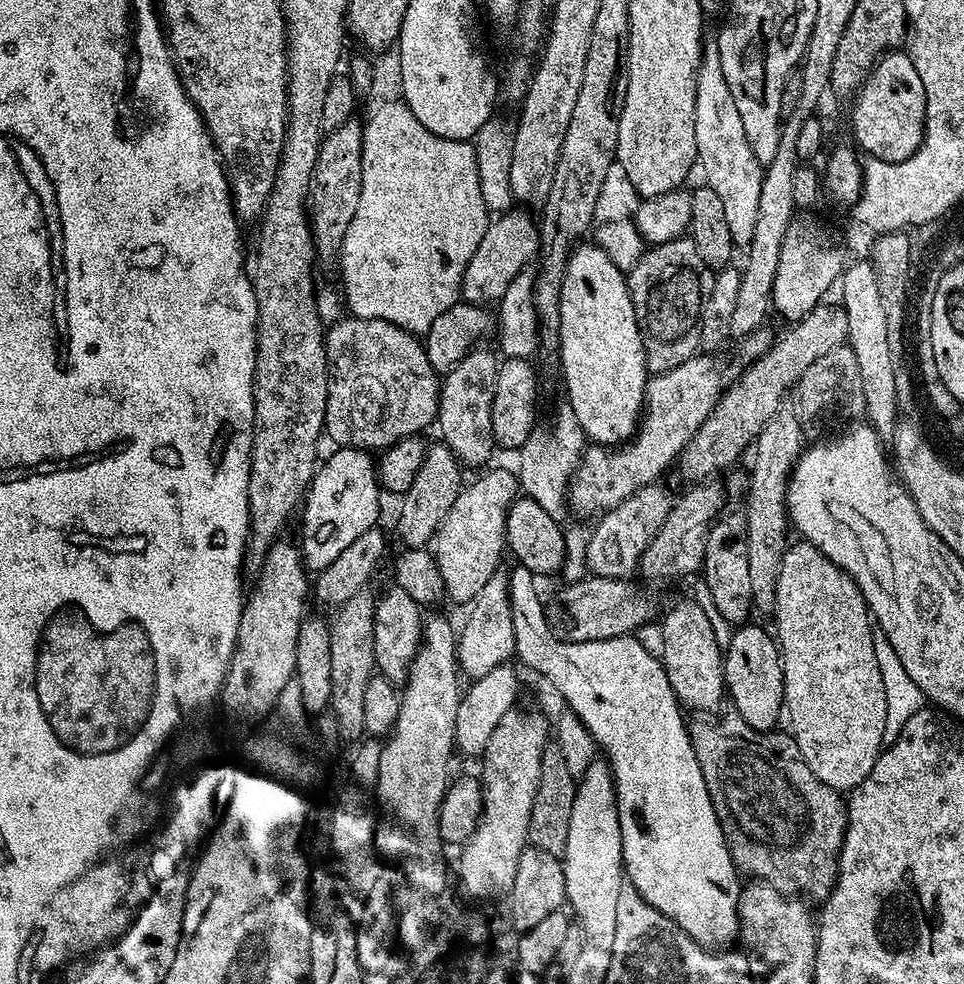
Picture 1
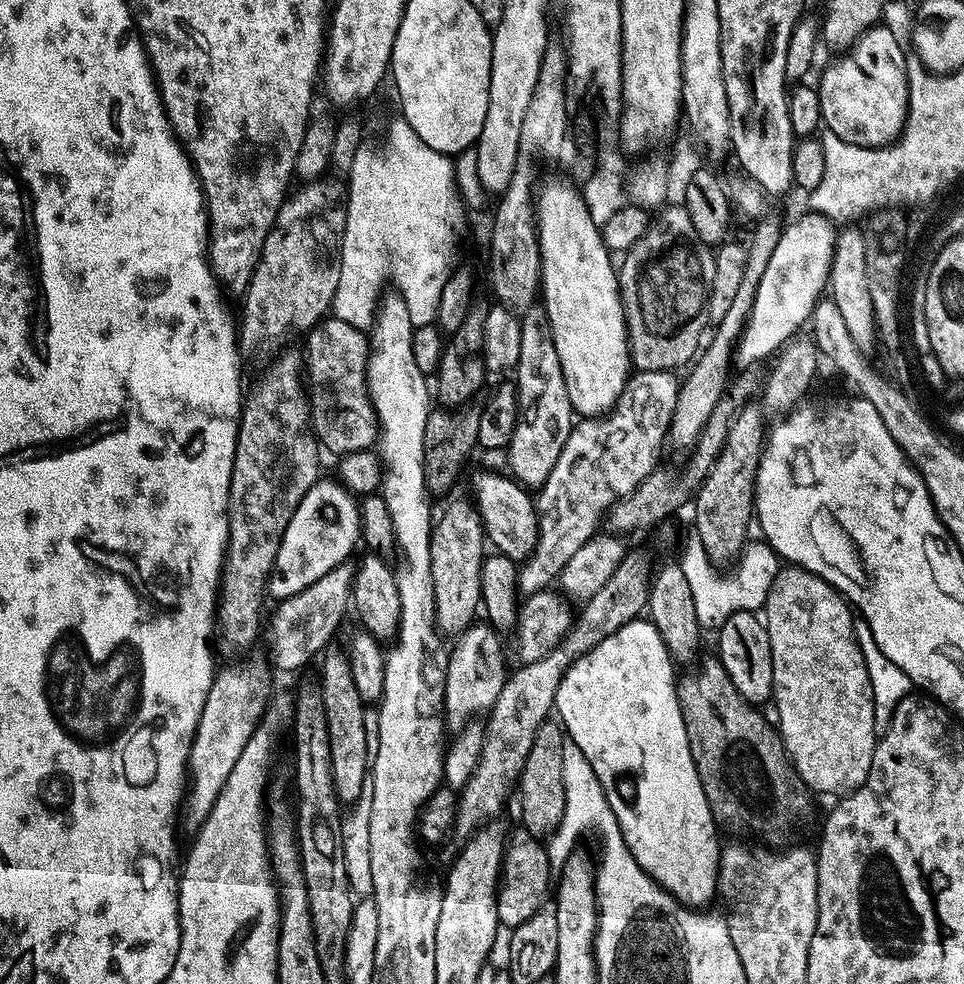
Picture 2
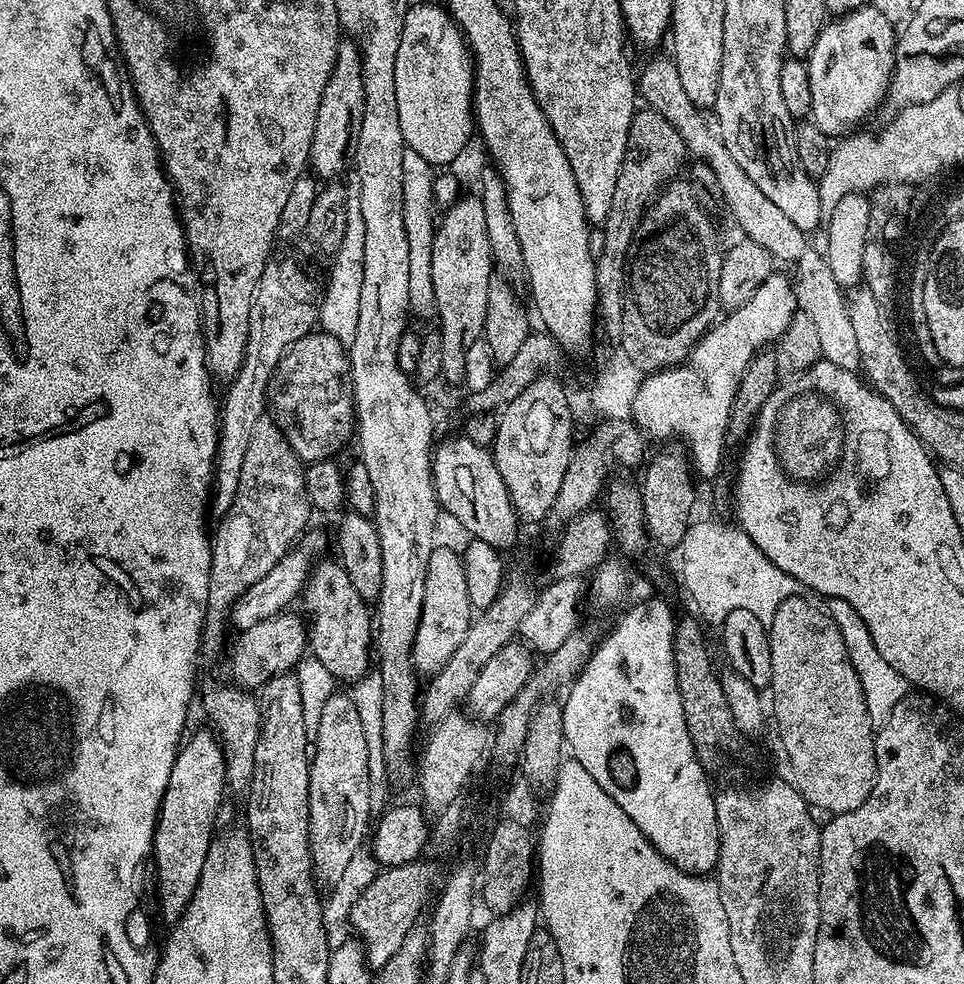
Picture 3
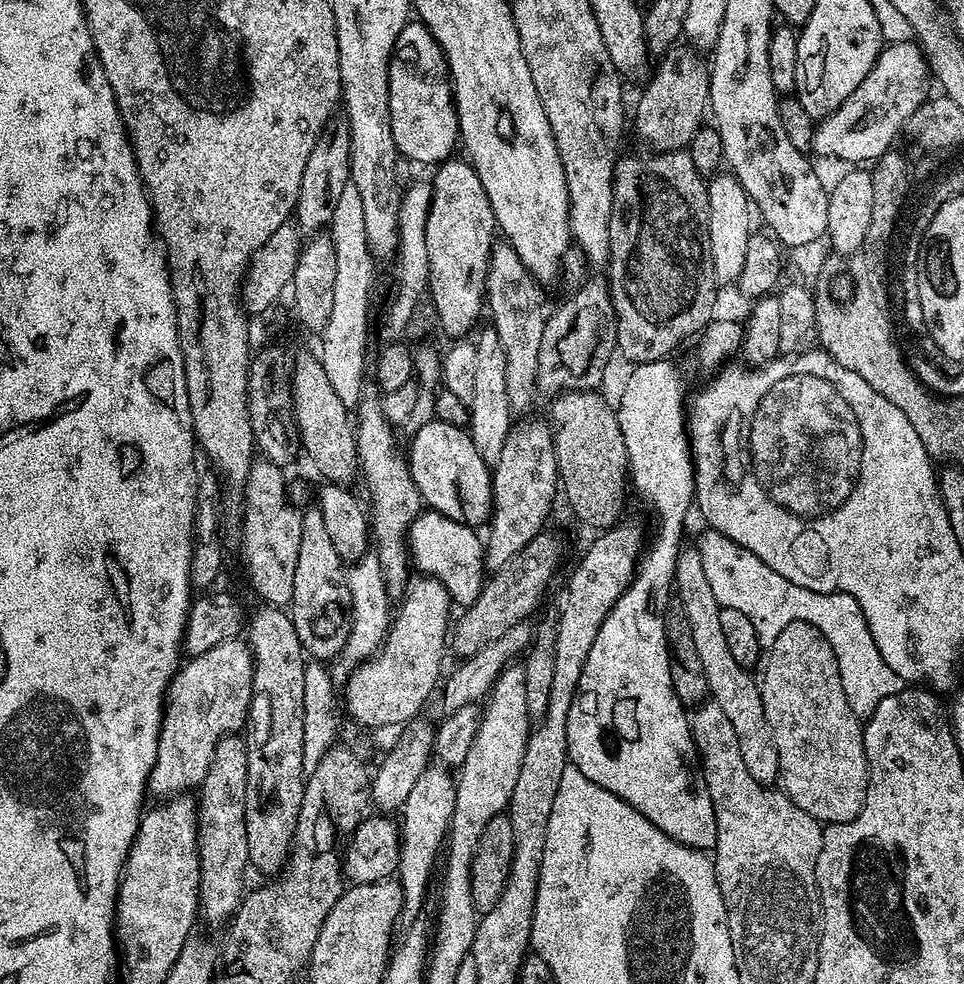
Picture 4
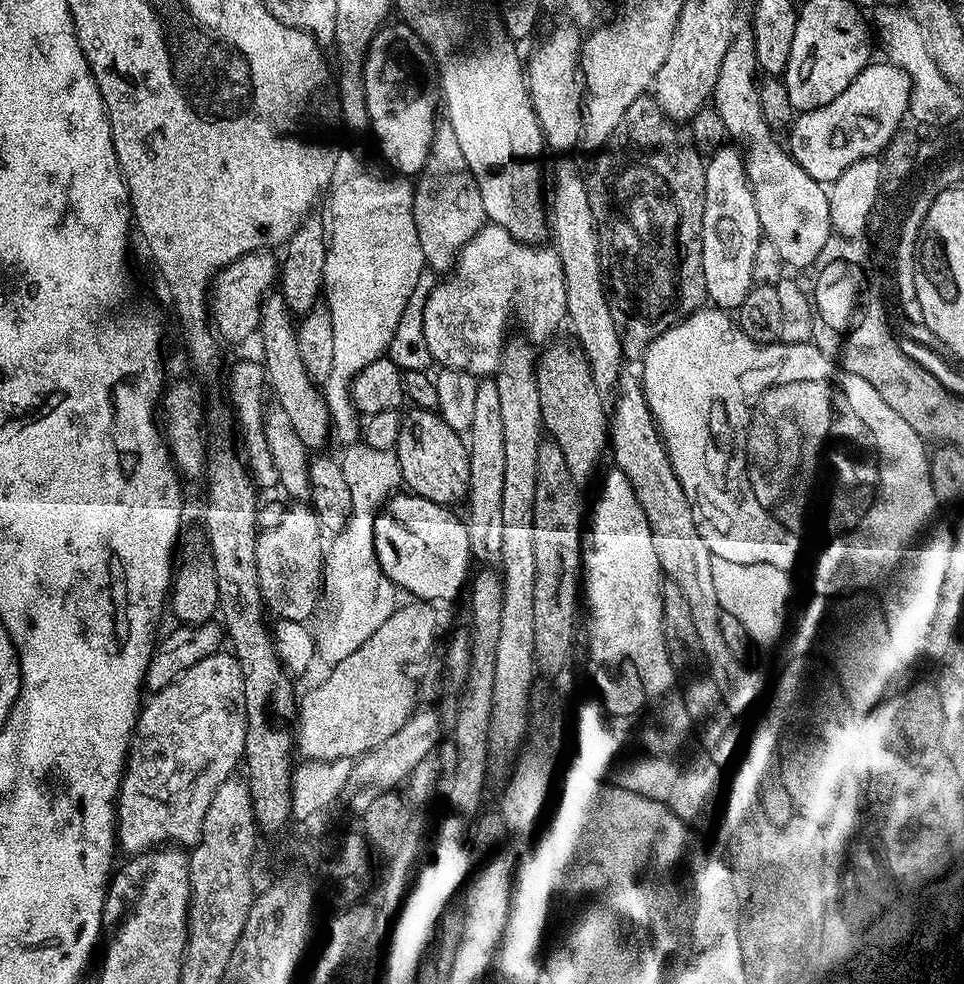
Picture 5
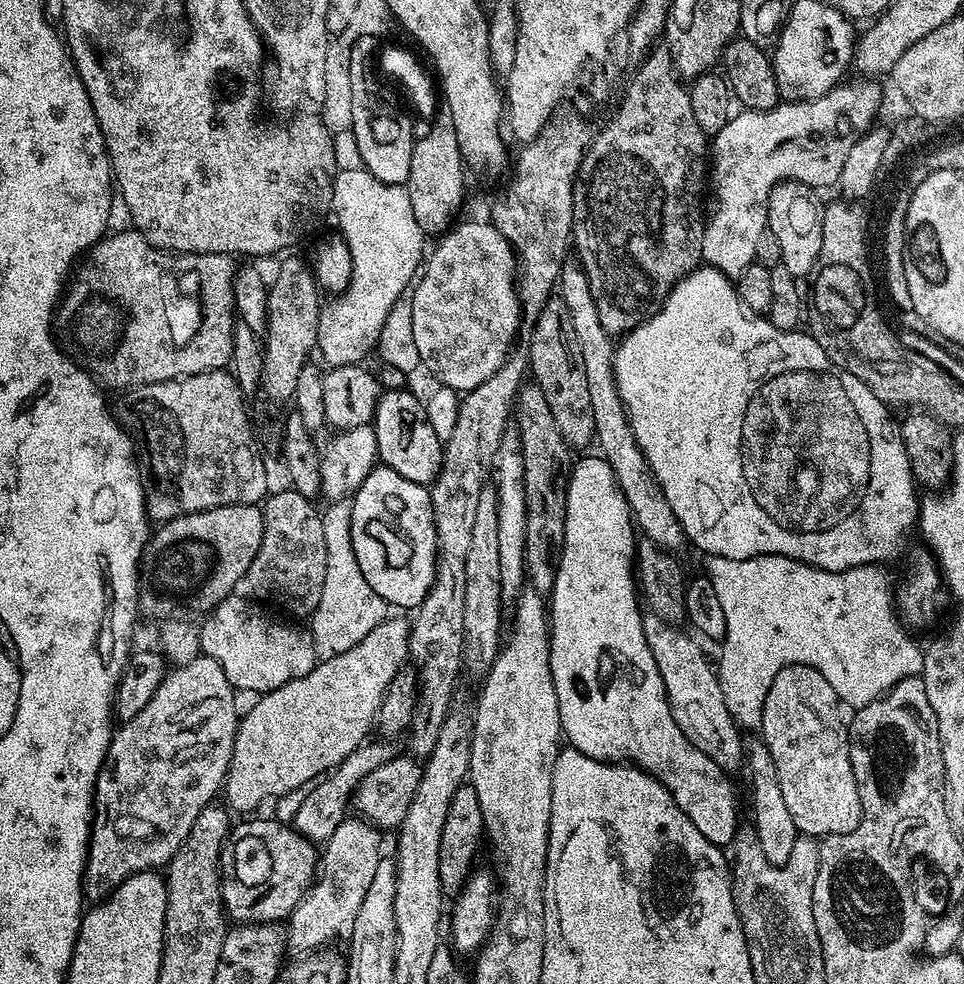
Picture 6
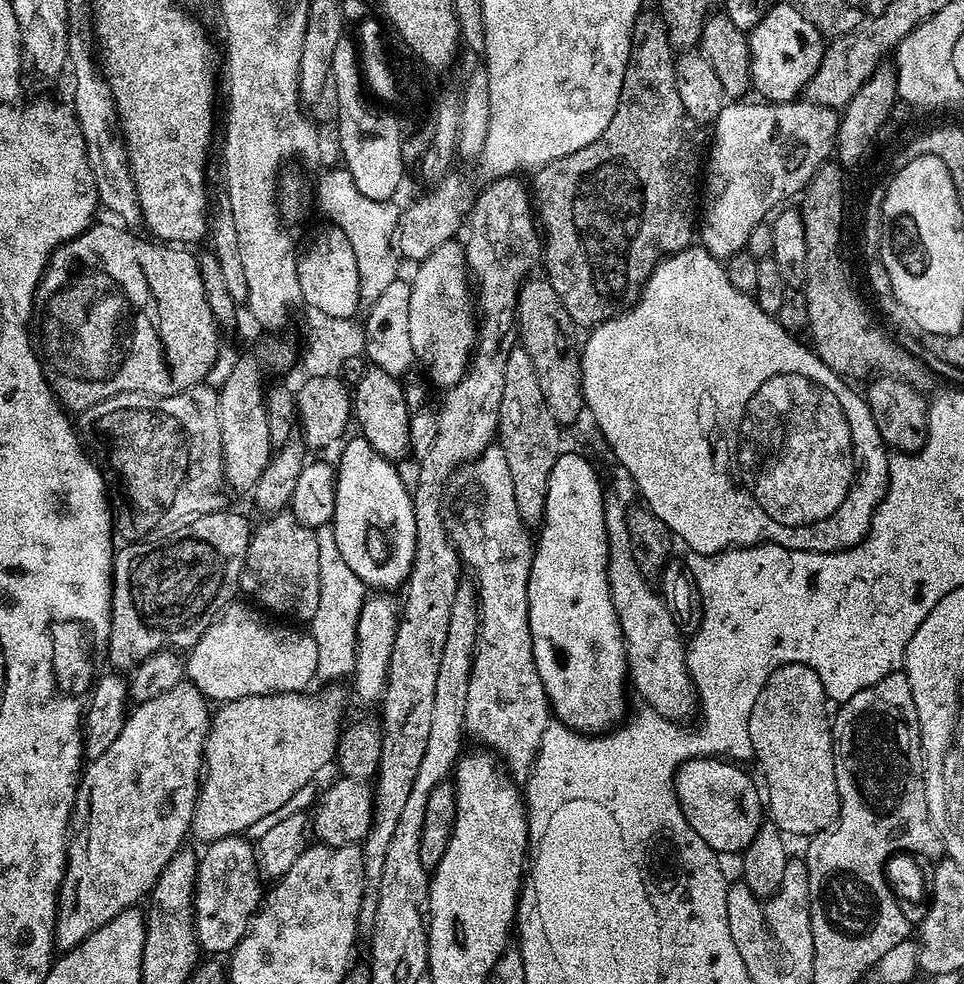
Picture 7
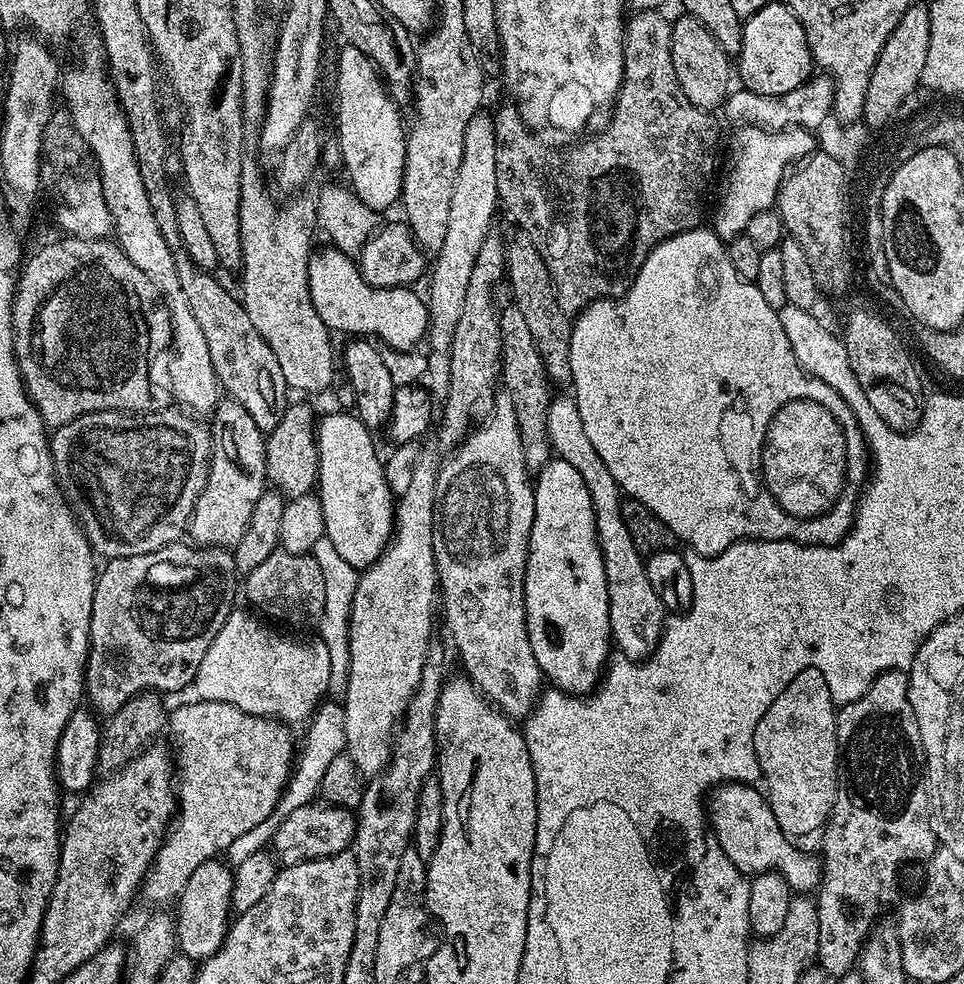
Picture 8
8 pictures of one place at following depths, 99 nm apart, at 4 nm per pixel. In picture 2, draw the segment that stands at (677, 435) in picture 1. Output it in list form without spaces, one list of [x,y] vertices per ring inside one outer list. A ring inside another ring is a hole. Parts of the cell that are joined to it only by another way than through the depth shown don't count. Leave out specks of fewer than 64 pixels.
[[[633,371],[611,412],[573,423],[570,438],[566,438],[566,446],[562,446],[562,454],[558,454],[554,470],[550,470],[550,478],[546,478],[546,482],[540,485],[534,496],[538,542],[527,560],[518,568],[518,588],[525,597],[551,589],[557,583],[566,562],[570,562],[574,553],[582,550],[582,546],[586,546],[586,542],[597,535],[608,508],[630,495],[661,463],[660,451],[666,448],[668,431],[680,393],[681,381],[674,377],[672,372]]]

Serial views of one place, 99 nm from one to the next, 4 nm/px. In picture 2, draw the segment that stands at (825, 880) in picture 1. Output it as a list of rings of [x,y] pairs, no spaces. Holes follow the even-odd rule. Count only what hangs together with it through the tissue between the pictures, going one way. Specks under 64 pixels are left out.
[[[719,655],[703,656],[685,671],[689,671],[685,676],[683,673],[679,677],[676,693],[678,706],[682,710],[682,722],[686,722],[690,754],[702,782],[702,790],[706,790],[706,802],[710,802],[712,816],[721,825],[729,824],[732,828],[741,828],[744,832],[753,832],[768,840],[784,840],[788,831],[799,822],[800,808],[807,806],[810,789],[796,773],[796,767],[788,757],[773,721],[768,721],[757,705],[738,694],[738,686],[730,682],[730,674],[726,674],[726,666],[722,666]]]

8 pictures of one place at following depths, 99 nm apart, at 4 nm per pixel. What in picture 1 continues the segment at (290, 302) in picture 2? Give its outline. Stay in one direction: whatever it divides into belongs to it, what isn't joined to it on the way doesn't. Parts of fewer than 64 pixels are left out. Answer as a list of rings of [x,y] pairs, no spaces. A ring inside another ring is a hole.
[[[351,118],[321,139],[318,162],[314,162],[314,174],[308,187],[308,210],[312,226],[312,243],[316,246],[317,257],[322,261],[337,255],[343,249],[346,230],[358,210],[358,198],[362,194],[362,138],[364,124]]]

